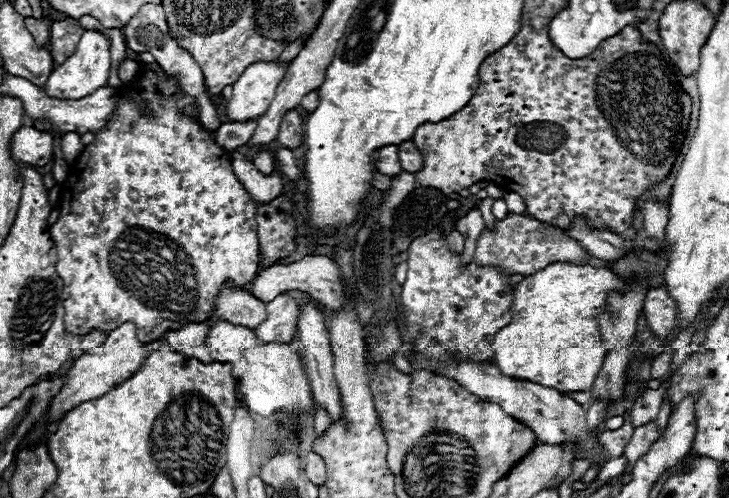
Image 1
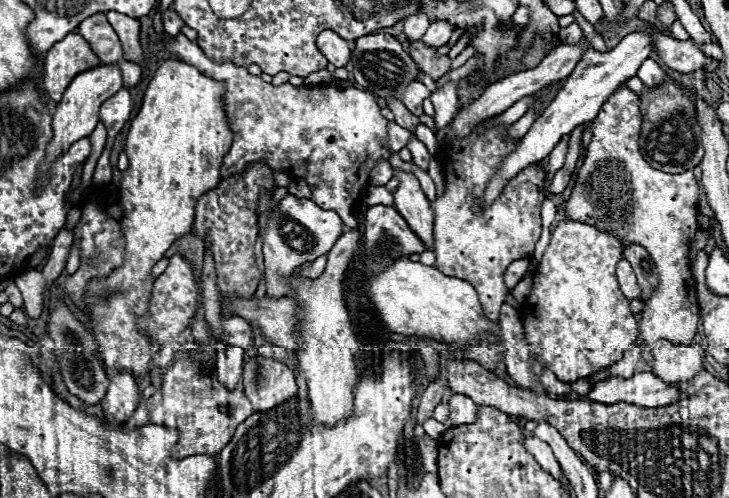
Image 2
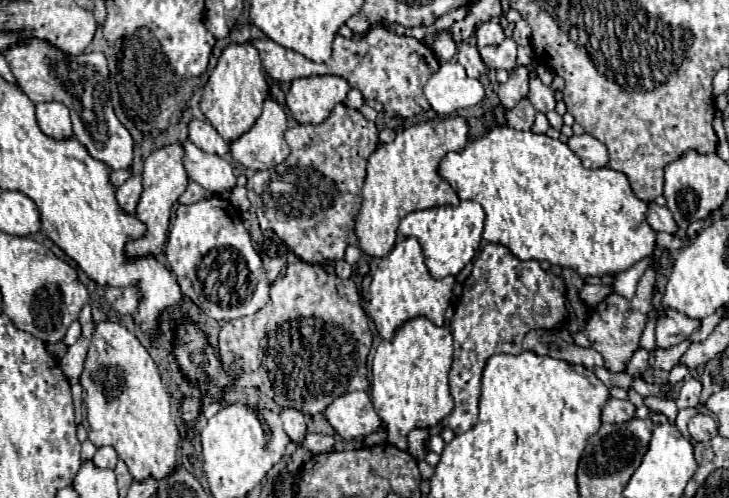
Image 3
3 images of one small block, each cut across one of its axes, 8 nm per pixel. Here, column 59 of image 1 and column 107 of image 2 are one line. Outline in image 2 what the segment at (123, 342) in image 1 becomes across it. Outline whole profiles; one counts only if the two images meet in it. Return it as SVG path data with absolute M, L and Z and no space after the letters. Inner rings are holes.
M112 374L108 394L102 400L104 416L110 424L124 424L134 414L140 402L140 392L132 374Z

